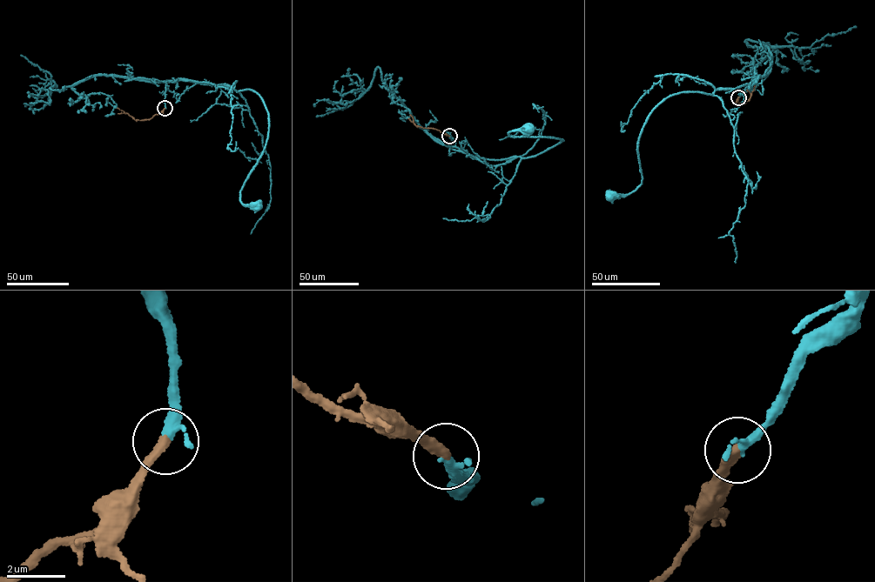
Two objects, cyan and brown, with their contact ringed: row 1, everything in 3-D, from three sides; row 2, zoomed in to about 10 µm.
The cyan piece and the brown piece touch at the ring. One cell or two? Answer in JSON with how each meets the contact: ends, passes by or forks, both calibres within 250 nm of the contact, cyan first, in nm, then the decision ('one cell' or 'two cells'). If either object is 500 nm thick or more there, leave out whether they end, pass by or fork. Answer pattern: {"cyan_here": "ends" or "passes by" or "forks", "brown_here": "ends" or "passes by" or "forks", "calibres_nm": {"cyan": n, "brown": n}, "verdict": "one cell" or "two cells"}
{"cyan_here": "passes by", "brown_here": "ends", "calibres_nm": {"cyan": 220, "brown": 320}, "verdict": "one cell"}

